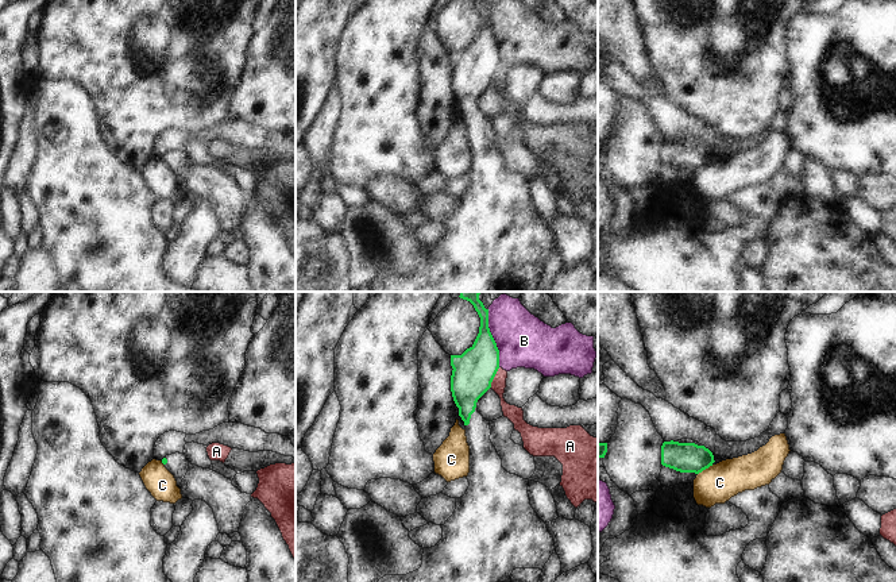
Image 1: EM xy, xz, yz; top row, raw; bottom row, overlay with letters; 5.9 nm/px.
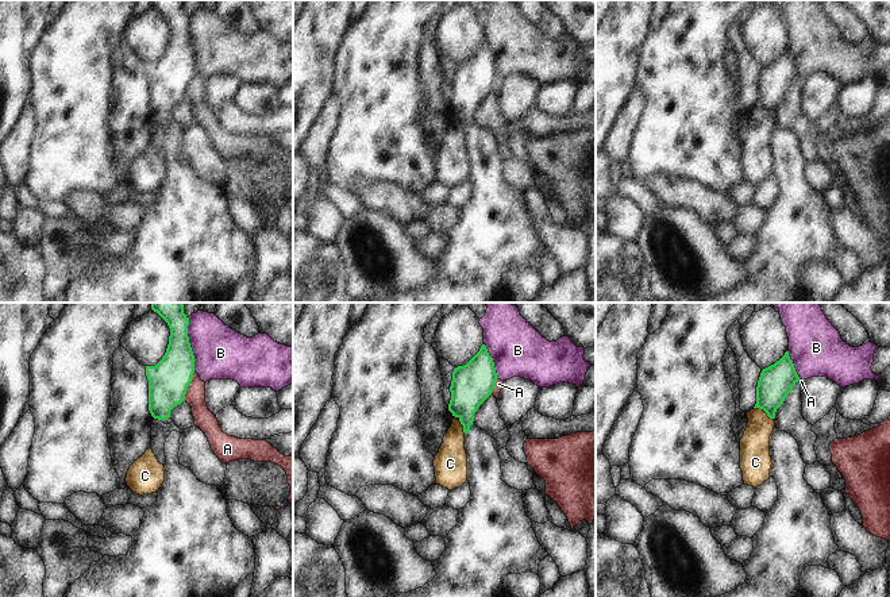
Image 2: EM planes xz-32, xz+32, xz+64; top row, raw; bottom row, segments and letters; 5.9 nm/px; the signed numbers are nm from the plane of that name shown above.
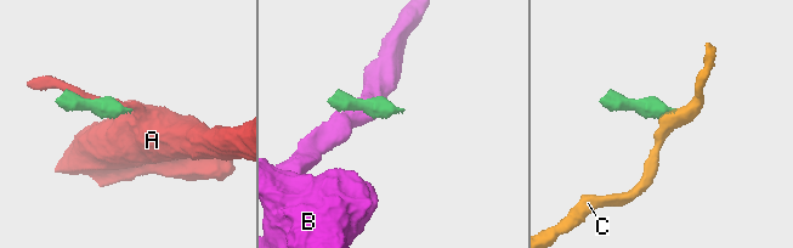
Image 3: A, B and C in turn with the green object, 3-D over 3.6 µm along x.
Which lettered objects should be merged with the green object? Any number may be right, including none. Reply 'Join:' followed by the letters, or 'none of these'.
Join: none of these.

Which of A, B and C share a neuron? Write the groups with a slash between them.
A / B / C

